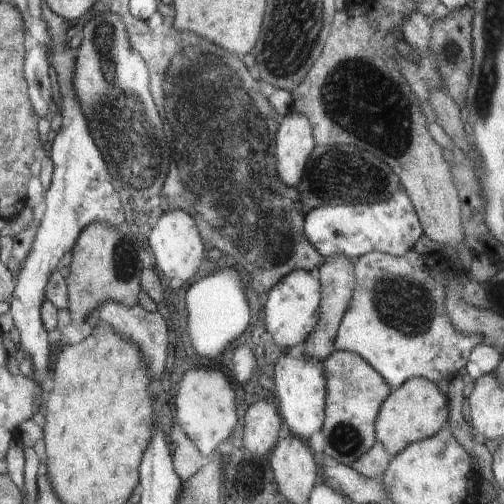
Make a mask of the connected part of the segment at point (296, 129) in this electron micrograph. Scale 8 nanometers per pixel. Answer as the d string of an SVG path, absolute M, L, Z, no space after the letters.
M295 111L280 118L275 133L278 178L286 186L296 186L306 170L316 142L310 122Z

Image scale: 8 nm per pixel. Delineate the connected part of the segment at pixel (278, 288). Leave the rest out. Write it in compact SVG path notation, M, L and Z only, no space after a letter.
M318 268L312 270L294 270L286 274L268 292L264 306L266 330L272 336L276 346L290 348L304 342L320 316L320 278Z

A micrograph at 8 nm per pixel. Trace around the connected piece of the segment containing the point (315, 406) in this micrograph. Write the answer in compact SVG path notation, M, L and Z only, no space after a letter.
M289 353L280 356L274 365L273 384L278 397L279 416L288 426L292 436L308 442L323 426L326 398L326 370L320 360L306 358L306 354L294 358Z

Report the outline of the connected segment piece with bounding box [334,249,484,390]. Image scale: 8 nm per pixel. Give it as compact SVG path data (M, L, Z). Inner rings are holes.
M410 249L402 256L370 251L355 261L354 292L348 310L342 317L334 348L336 351L358 354L384 378L391 390L396 390L409 378L426 378L434 383L442 378L450 380L459 374L460 368L467 366L472 349L484 343L480 334L460 334L458 330L454 330L444 308L446 276L433 278L426 266L426 259L427 255Z

